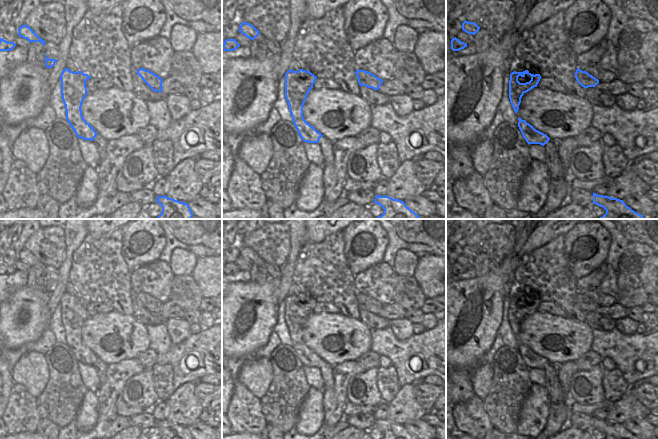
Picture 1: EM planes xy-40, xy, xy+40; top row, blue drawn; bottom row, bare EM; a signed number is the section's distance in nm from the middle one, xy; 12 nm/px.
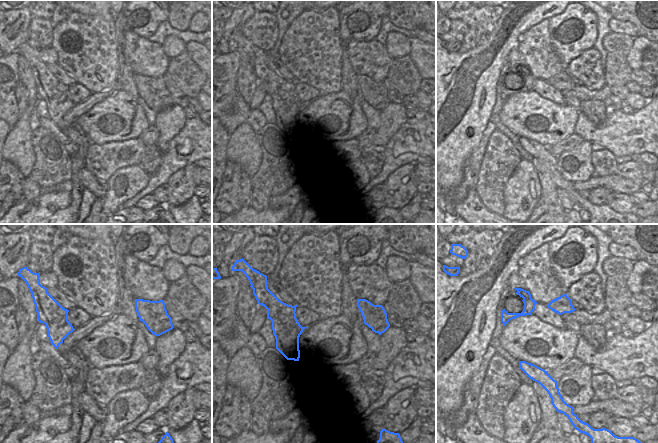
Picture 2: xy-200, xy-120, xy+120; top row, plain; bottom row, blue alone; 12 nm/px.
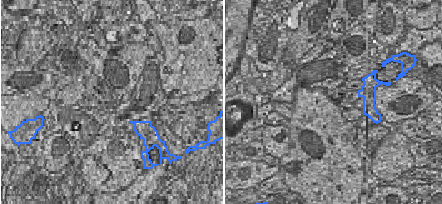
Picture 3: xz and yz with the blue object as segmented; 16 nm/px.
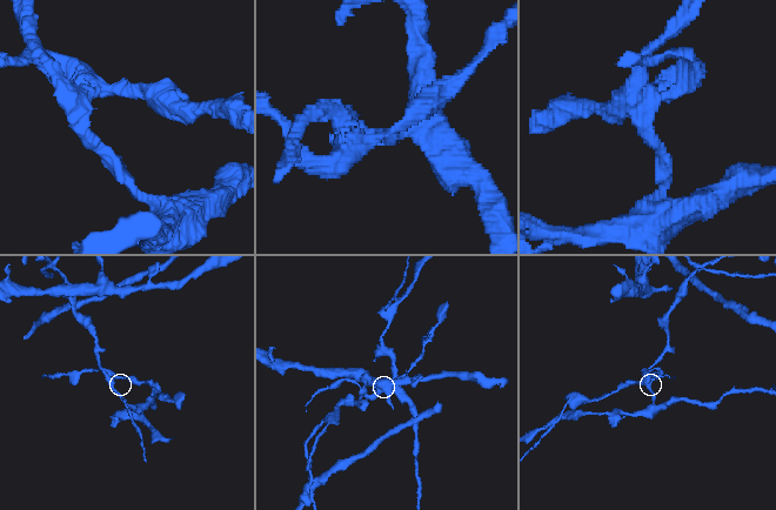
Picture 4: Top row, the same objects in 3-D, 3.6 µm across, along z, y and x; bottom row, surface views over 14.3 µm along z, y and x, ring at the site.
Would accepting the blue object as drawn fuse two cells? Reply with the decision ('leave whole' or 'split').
split

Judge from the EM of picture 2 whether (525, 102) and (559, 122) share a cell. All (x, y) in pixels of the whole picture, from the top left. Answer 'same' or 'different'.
same

